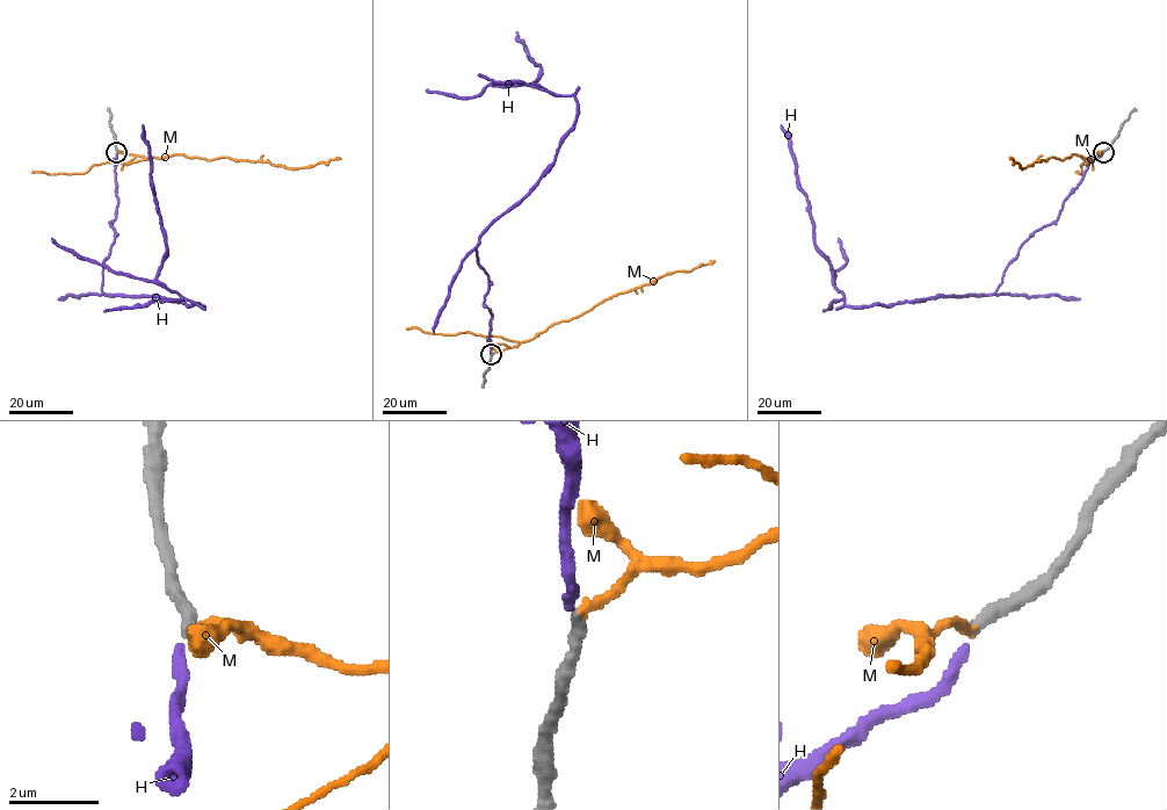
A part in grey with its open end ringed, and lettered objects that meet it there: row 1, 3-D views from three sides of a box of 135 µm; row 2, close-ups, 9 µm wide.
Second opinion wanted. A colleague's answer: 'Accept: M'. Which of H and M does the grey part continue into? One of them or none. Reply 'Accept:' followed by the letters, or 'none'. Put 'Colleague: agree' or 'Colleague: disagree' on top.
Colleague: disagree
Accept: H

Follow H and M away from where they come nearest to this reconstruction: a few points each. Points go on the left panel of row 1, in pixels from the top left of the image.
H: (116, 152), (114, 243), (101, 290), (203, 306), (157, 281), (165, 232), (143, 125)
M: (117, 151), (146, 159), (180, 154), (208, 160), (229, 157), (267, 161), (290, 168), (340, 158)

